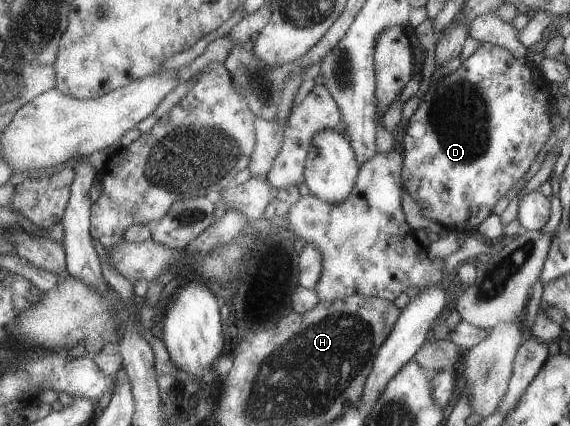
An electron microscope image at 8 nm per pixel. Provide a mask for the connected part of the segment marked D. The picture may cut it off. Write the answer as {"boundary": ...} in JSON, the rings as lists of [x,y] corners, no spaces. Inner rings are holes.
{"boundary":[[[480,43],[478,48],[471,54],[461,65],[449,75],[433,81],[416,109],[415,113],[410,117],[406,134],[404,135],[403,147],[405,147],[406,161],[404,162],[404,185],[405,191],[411,195],[415,203],[418,204],[422,215],[427,219],[432,219],[448,231],[457,231],[461,234],[469,230],[479,227],[479,223],[491,213],[491,207],[495,205],[495,201],[505,195],[505,191],[519,179],[523,177],[523,173],[529,169],[529,165],[533,163],[535,155],[541,151],[541,147],[545,145],[545,141],[549,139],[549,91],[547,87],[543,87],[543,77],[537,73],[535,67],[525,65],[523,60],[513,57],[513,54],[504,47],[494,46],[490,43]]]}

